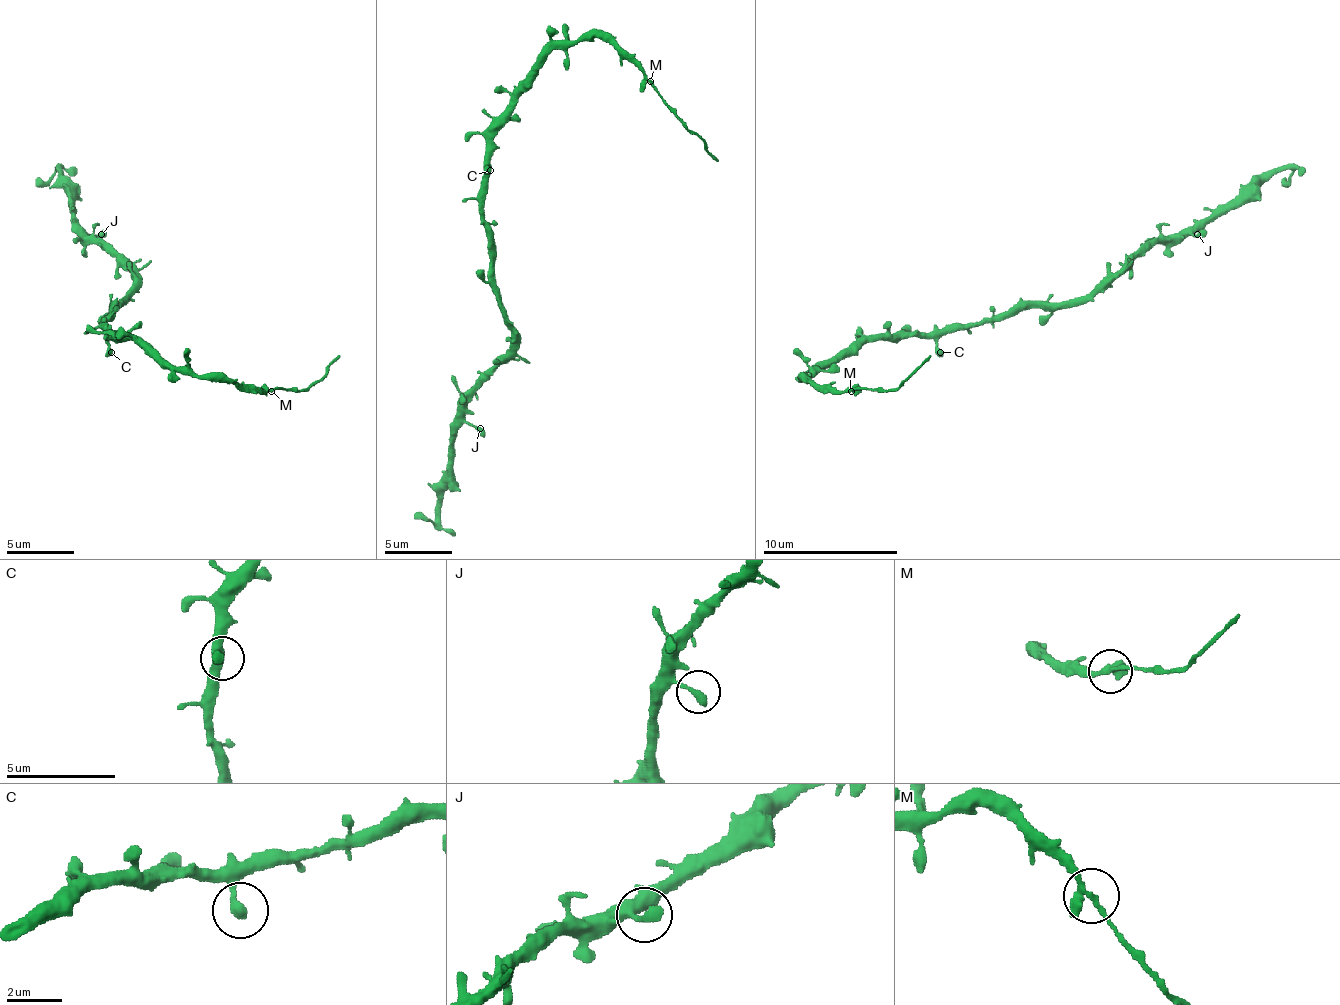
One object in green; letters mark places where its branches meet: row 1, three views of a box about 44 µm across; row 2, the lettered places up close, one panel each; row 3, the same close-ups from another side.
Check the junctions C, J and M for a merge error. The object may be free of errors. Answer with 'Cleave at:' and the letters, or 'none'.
Cleave at: M

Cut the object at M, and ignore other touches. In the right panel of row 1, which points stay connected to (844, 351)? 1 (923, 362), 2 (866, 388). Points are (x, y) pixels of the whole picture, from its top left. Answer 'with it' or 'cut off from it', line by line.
1: cut off from it
2: cut off from it

